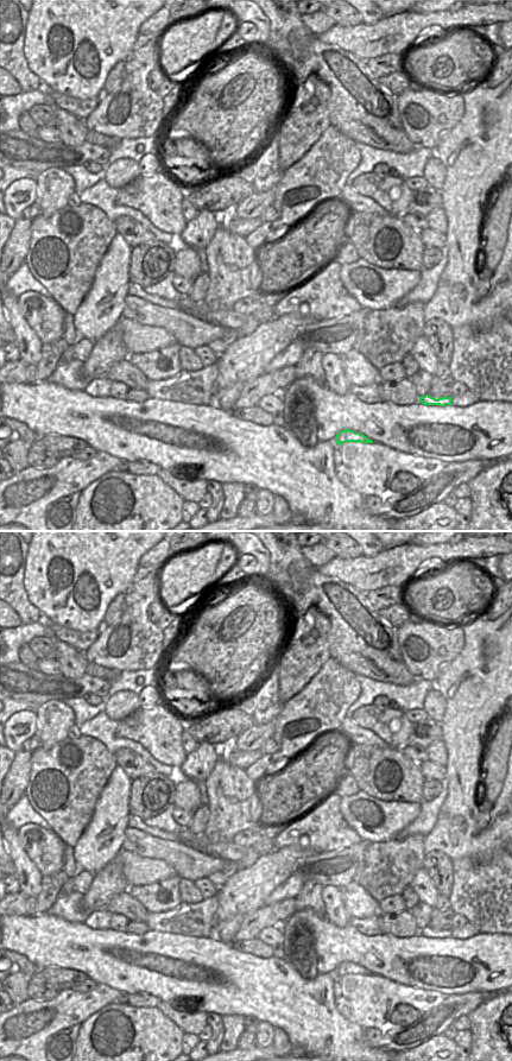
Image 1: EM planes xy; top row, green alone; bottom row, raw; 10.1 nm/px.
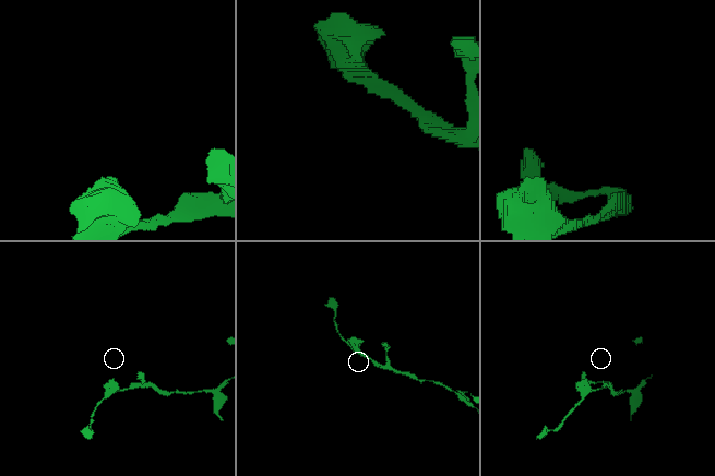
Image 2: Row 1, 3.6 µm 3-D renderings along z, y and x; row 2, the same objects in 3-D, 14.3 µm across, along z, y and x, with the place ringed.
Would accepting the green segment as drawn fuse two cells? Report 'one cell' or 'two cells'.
one cell

